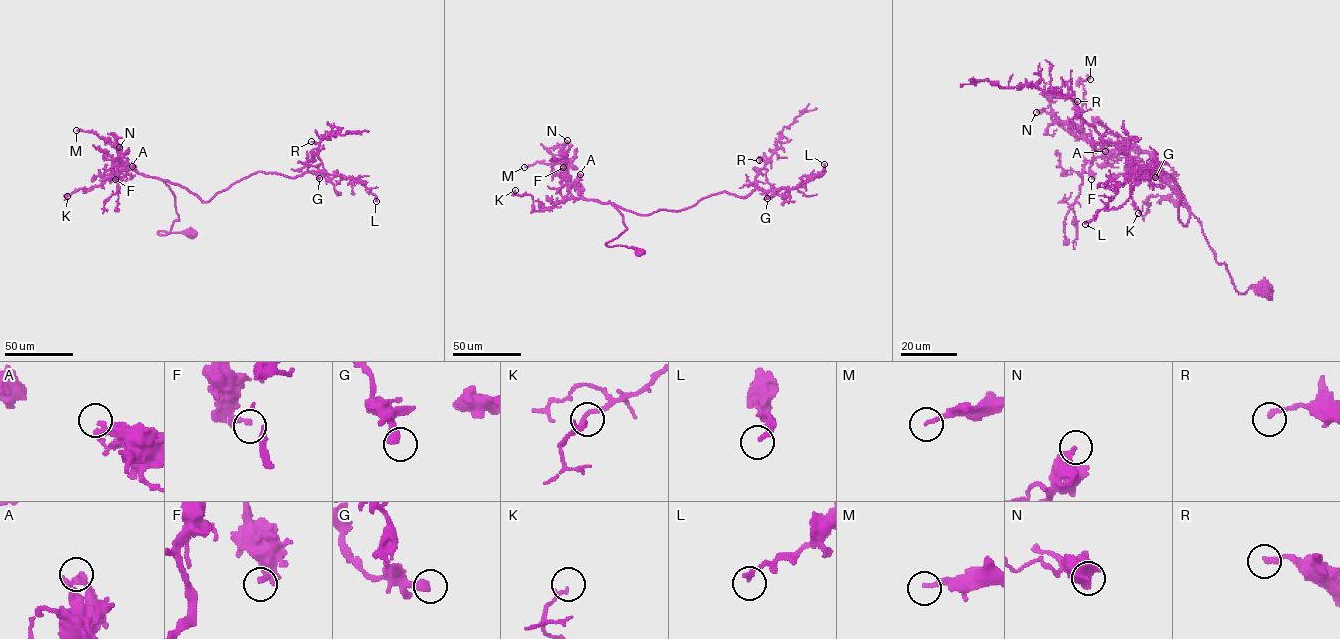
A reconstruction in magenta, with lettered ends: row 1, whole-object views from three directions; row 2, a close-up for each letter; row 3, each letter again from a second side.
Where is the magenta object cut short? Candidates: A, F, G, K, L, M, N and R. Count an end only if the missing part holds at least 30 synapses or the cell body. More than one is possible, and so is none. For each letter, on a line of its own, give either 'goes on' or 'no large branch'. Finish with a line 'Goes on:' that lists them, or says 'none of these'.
A: no large branch
F: no large branch
G: no large branch
K: no large branch
L: no large branch
M: no large branch
N: no large branch
R: no large branch
Goes on: none of these

